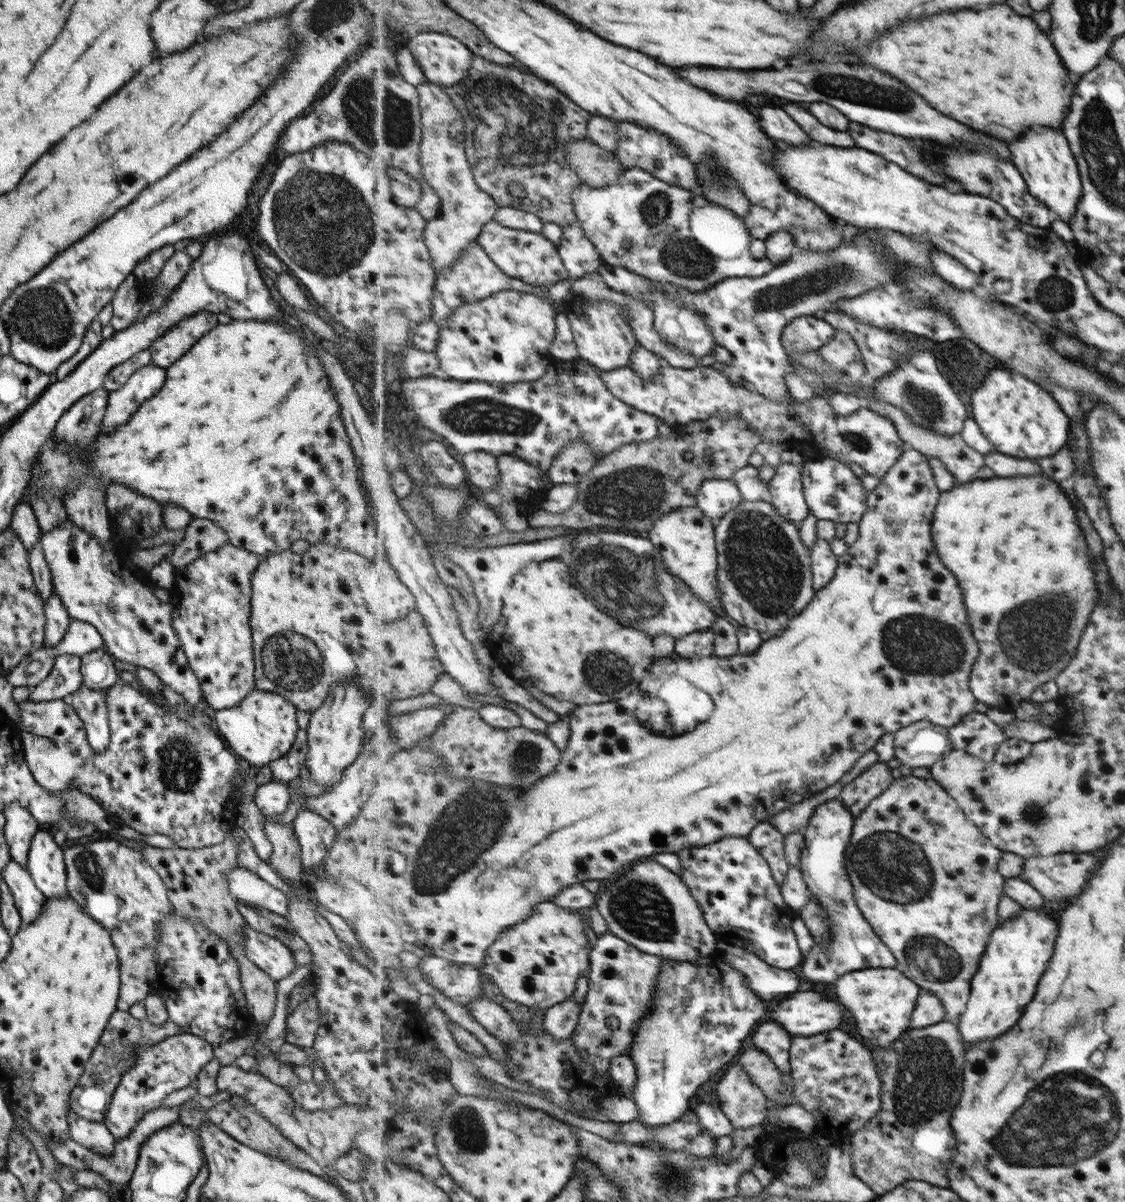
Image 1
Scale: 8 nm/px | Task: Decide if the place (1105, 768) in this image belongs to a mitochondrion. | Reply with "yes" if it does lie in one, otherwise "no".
no

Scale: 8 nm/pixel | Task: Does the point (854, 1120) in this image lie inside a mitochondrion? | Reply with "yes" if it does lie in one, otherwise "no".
no

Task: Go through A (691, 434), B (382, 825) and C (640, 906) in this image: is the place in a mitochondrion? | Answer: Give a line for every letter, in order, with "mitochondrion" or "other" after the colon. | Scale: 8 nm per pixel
A: other
B: other
C: mitochondrion

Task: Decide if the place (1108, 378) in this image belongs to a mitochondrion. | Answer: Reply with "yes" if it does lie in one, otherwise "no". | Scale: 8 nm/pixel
no

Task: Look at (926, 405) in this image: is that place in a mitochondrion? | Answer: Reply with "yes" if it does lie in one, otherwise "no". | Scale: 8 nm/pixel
yes

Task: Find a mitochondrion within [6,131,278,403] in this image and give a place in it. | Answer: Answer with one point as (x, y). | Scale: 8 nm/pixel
(44, 315)

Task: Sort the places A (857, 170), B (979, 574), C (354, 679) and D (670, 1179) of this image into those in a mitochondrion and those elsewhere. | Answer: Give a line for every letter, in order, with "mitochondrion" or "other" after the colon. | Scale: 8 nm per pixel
A: other
B: other
C: other
D: mitochondrion

